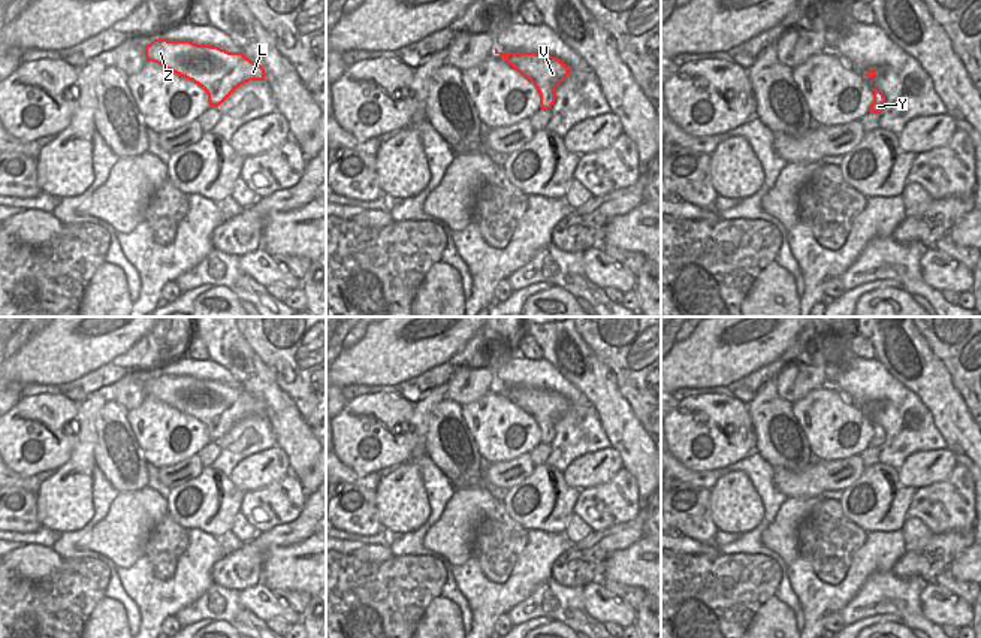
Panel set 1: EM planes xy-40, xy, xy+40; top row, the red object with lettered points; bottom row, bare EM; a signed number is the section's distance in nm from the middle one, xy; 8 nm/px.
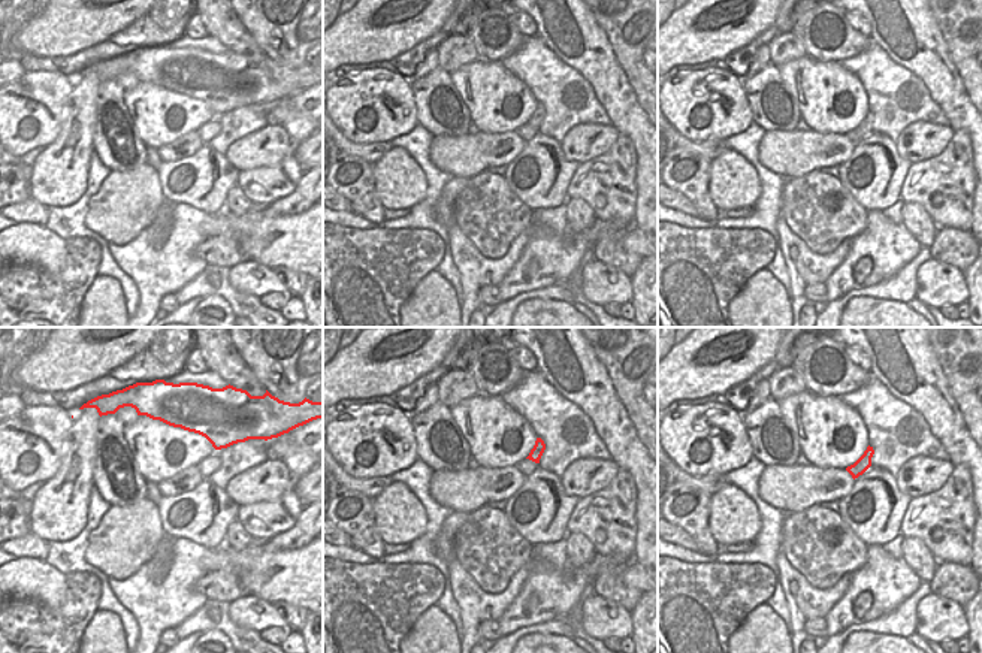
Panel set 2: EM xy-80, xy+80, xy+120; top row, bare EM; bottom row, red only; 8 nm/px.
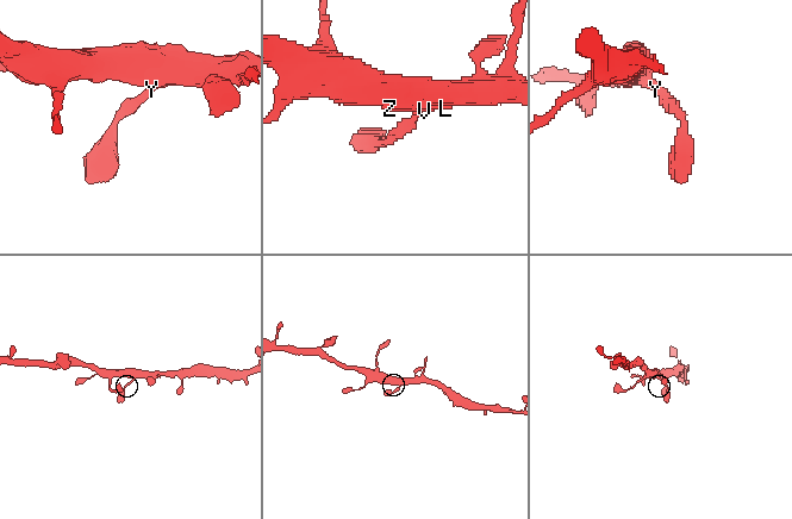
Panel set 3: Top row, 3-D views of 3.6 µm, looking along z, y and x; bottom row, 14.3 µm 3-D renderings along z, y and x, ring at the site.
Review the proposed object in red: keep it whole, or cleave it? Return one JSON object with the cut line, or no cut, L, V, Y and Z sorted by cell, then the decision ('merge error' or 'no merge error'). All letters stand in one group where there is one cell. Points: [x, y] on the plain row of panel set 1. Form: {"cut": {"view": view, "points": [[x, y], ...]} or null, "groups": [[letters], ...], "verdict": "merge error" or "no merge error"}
{"cut": null, "groups": [["L", "V", "Y", "Z"]], "verdict": "no merge error"}

